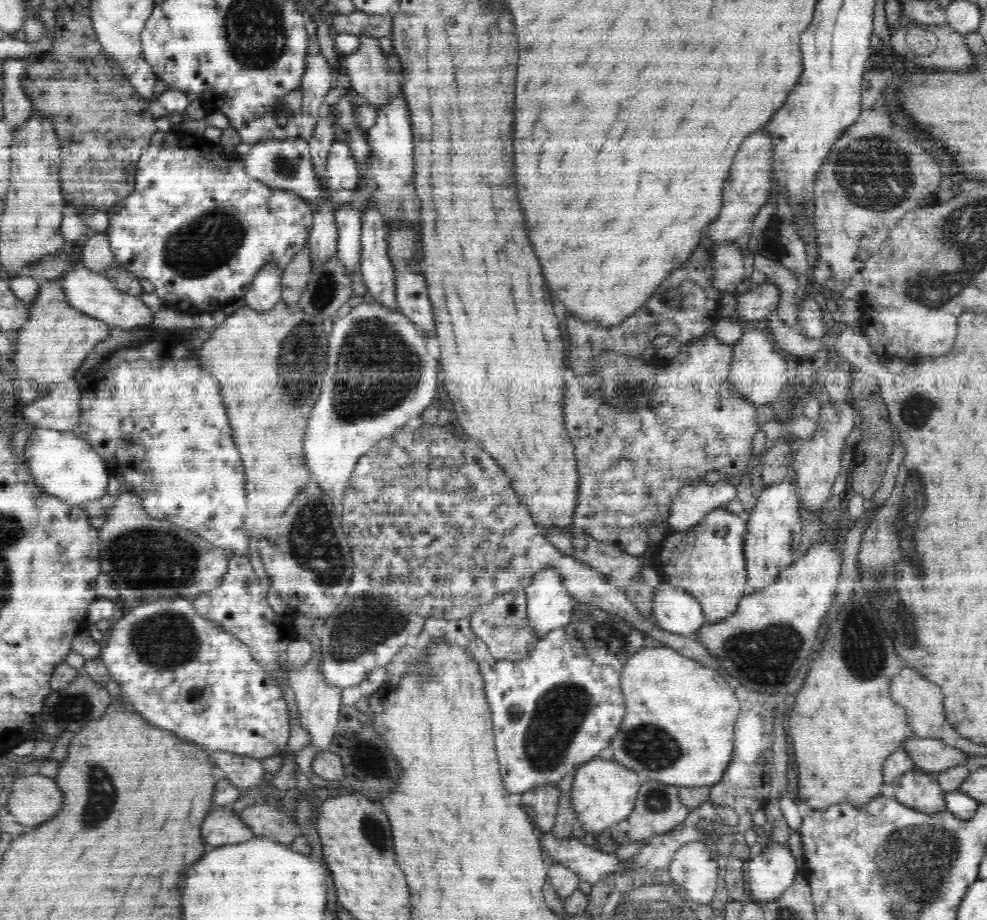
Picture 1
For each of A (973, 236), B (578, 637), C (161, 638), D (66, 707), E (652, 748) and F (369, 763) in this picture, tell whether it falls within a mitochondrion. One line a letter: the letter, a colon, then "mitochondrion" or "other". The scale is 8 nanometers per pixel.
A: mitochondrion
B: other
C: mitochondrion
D: mitochondrion
E: mitochondrion
F: mitochondrion

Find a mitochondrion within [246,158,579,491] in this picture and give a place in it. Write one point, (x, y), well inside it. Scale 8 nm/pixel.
(379, 369)

